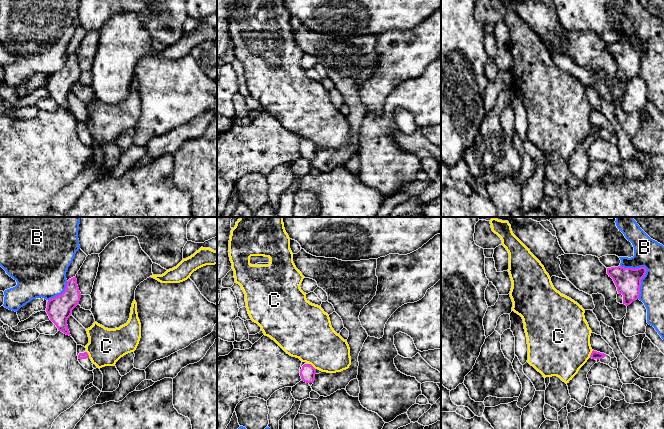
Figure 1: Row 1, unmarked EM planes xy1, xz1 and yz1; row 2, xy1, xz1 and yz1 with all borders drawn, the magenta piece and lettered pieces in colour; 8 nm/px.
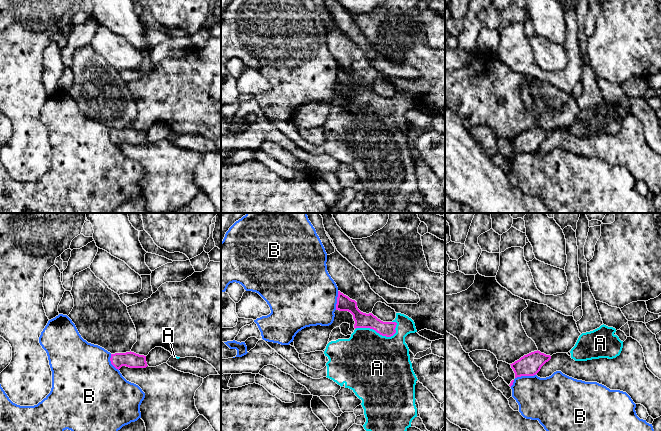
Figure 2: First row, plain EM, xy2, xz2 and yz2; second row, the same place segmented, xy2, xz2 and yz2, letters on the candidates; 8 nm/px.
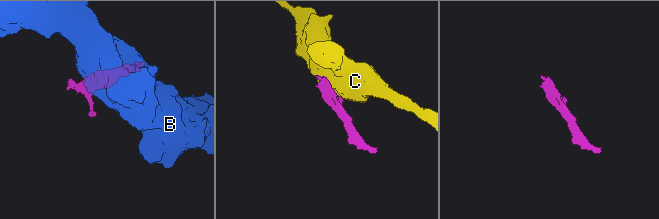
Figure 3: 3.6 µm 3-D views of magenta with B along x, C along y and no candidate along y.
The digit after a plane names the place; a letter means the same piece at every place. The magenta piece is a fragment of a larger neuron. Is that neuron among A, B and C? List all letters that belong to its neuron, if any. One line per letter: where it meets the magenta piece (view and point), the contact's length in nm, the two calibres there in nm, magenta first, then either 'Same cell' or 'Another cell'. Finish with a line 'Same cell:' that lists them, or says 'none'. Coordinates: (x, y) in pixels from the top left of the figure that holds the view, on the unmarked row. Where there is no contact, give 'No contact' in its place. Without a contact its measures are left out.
A: Touches magenta at xz2 (379, 109). Shared border 340 nm. Thickness 130 nm (magenta) against 480 nm. Same cell
B: Touches magenta at yz1 (646, 46). Shared border 300 nm. Thickness 200 nm (magenta) against 240 nm. Another cell
C: Touches magenta at yz1 (591, 130). Shared border 70 nm. Thickness 60 nm (magenta) against 460 nm. Another cell
Same cell: A

